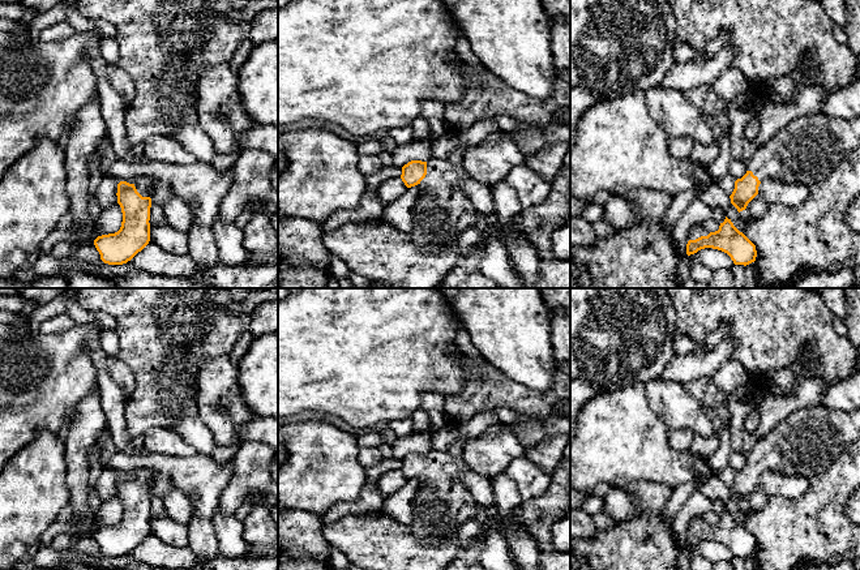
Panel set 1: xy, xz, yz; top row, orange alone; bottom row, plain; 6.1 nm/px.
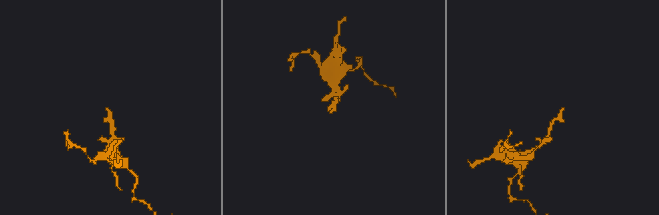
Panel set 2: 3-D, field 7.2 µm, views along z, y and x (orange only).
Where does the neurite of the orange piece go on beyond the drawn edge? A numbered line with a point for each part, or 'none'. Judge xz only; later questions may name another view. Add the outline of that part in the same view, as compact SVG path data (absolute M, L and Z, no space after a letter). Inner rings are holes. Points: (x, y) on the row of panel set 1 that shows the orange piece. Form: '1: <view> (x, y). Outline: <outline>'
1: xz (444, 211). Outline: M431 158L427 162L427 175L416 185L422 193L410 232L420 250L440 252L472 226L475 209L458 188L458 181L466 176L465 170L449 159Z

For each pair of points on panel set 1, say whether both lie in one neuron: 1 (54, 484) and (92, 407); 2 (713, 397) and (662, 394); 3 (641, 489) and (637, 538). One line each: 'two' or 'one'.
1: two
2: two
3: one

